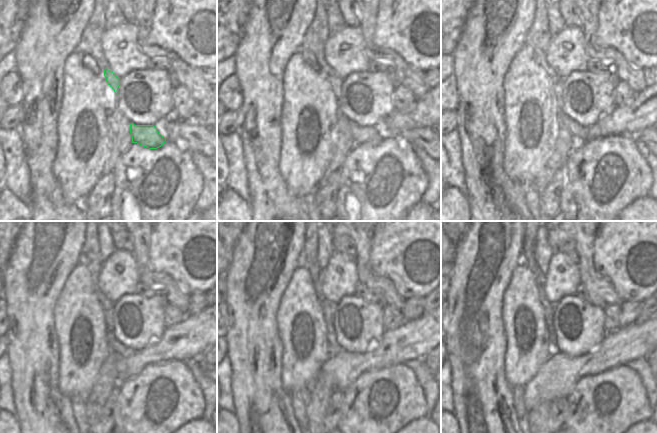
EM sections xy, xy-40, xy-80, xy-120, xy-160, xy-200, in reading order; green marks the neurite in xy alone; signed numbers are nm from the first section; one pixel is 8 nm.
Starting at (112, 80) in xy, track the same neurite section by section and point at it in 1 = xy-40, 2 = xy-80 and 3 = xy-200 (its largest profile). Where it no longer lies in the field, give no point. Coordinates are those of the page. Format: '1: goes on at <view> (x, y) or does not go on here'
1: goes on at xy-40 (335, 82)
2: goes on at xy-80 (577, 131)
3: goes on at xy-200 (548, 307)

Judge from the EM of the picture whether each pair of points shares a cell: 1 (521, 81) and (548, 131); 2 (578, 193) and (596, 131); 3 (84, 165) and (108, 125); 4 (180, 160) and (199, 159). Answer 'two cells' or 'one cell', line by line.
1: one cell
2: two cells
3: one cell
4: two cells

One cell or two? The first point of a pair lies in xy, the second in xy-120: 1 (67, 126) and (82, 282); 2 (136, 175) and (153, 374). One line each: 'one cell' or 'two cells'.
1: one cell
2: one cell

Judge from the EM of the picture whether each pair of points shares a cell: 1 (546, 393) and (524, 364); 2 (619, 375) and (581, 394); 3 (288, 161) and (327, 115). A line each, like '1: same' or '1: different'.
1: different
2: same
3: same

